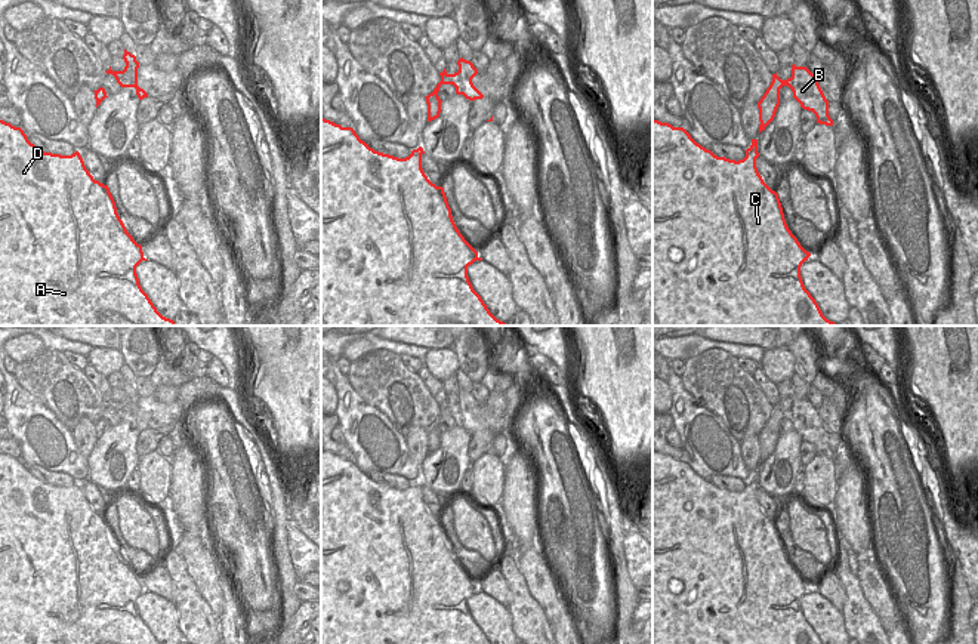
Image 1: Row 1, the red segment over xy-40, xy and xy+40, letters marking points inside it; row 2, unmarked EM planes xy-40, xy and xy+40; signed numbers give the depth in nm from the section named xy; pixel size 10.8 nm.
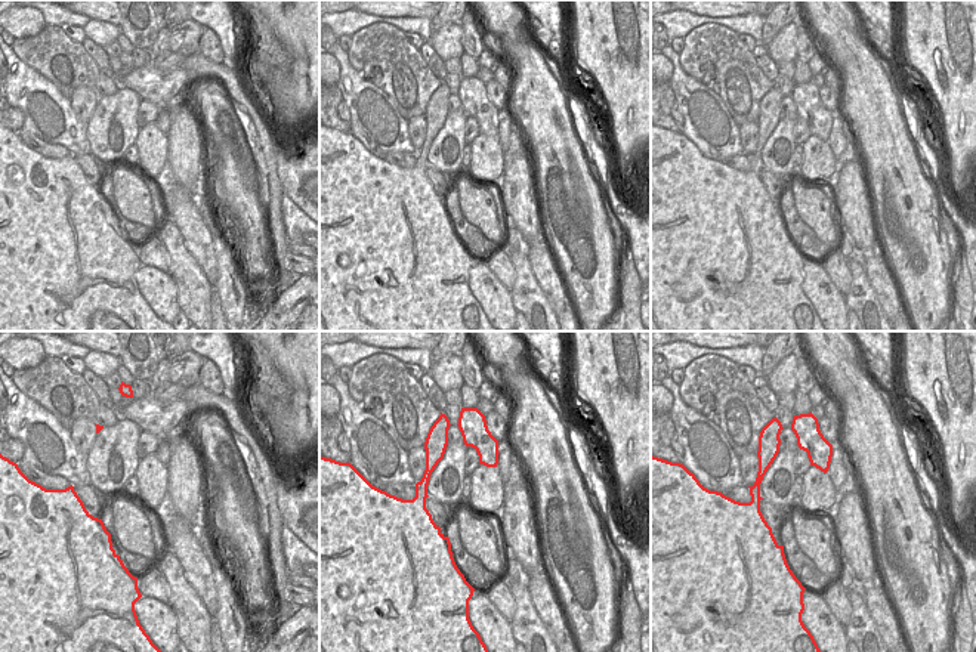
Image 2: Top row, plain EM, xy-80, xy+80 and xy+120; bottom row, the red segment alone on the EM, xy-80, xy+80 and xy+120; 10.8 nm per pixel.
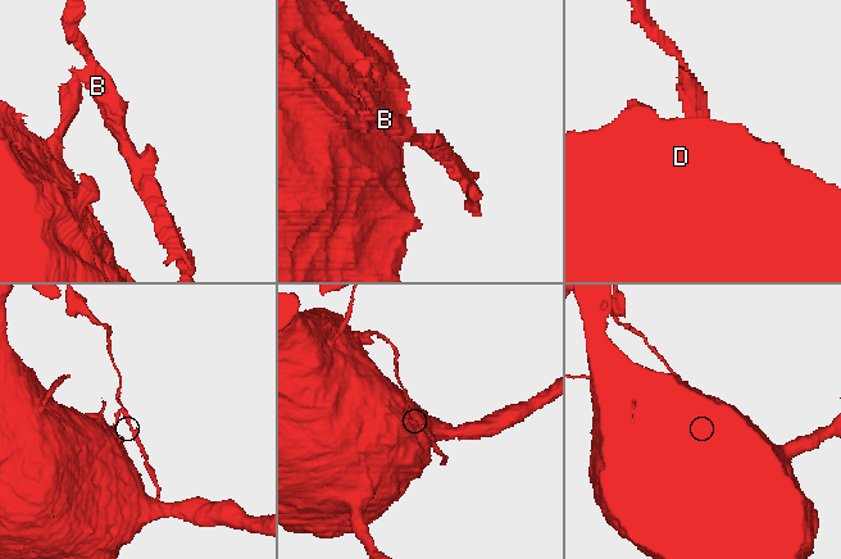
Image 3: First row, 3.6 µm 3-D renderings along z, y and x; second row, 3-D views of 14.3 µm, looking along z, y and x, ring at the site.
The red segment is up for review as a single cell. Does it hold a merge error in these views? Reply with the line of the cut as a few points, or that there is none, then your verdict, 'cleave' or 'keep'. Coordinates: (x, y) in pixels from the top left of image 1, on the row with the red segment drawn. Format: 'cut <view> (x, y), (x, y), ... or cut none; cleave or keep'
cut xy (457, 71), (463, 94); cleave

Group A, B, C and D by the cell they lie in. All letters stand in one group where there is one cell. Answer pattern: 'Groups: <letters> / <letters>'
Groups: A C D / B

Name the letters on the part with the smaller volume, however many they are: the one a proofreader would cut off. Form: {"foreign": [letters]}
{"foreign": ["B"]}

